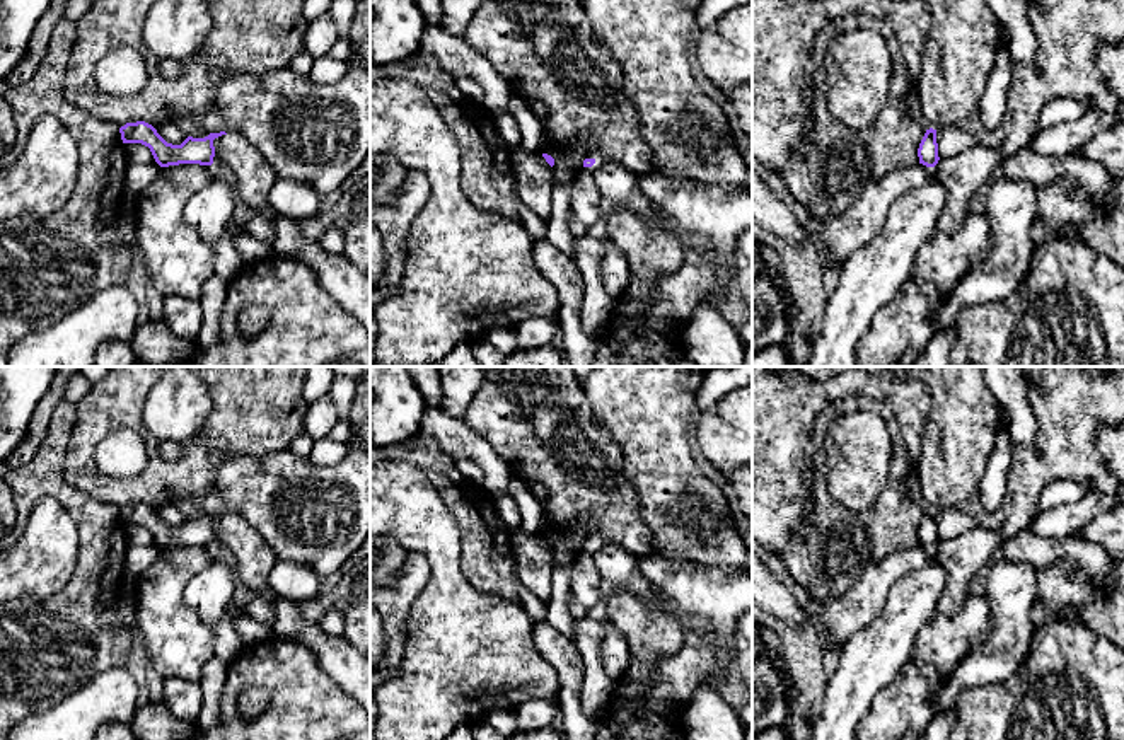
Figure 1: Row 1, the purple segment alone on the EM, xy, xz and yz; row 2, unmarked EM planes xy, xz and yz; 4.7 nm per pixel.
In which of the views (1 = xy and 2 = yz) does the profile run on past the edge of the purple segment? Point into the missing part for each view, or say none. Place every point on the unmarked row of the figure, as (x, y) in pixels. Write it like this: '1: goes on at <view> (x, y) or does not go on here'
1: does not go on here
2: does not go on here

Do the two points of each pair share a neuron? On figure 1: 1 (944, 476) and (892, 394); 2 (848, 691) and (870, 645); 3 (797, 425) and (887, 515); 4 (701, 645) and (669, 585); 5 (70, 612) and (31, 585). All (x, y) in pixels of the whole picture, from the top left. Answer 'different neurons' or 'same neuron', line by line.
1: different neurons
2: same neuron
3: different neurons
4: different neurons
5: different neurons

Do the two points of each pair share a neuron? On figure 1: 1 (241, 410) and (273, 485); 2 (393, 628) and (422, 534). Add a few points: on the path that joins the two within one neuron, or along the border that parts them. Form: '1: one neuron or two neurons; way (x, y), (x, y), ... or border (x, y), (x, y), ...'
1: two neurons; border (289, 447), (261, 456), (220, 456)
2: two neurons; border (410, 549), (430, 566), (420, 590)

